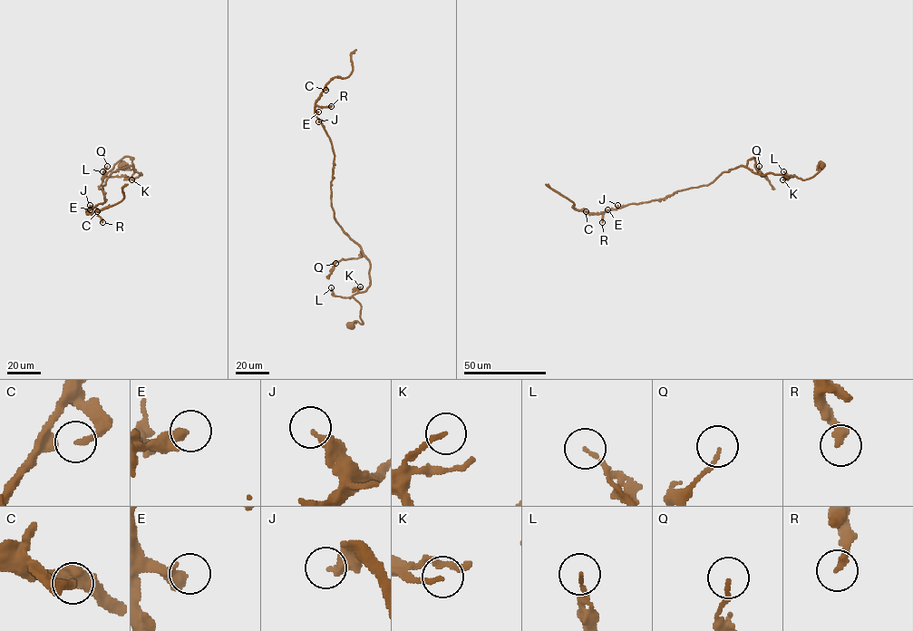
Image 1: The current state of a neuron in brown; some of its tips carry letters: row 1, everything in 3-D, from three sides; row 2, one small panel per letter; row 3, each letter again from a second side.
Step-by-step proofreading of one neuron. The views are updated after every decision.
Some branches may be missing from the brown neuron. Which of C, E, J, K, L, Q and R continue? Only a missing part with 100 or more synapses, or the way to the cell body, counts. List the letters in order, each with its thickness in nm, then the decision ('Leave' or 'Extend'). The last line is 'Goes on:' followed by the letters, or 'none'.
C: Thickness 190 nm. Leave
E: Thickness 440 nm. Leave
J: Thickness 320 nm. Leave
K: Thickness 160 nm. Leave
L: Thickness 120 nm. Leave
Q: Thickness 140 nm. Leave
R: Thickness 240 nm. Leave
Goes on: none

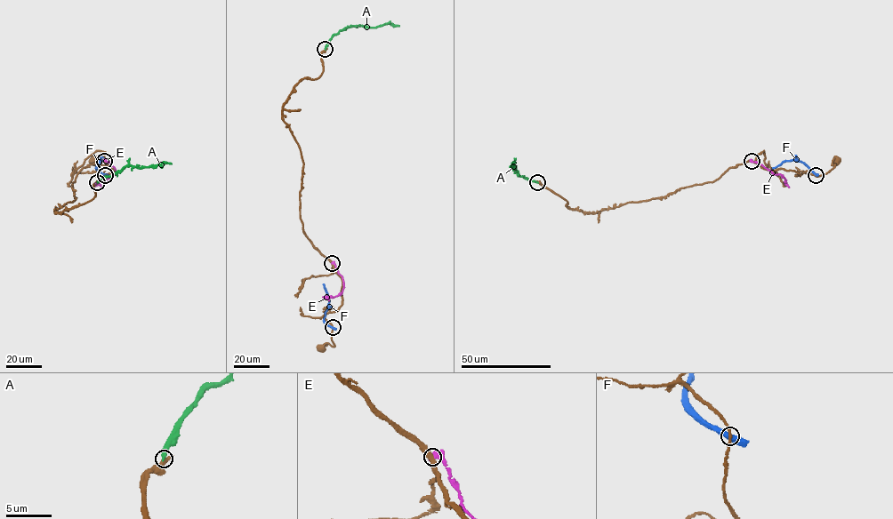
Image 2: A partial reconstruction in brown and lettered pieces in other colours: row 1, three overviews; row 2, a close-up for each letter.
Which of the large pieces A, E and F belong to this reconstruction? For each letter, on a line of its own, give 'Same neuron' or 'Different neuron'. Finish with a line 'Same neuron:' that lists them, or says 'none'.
A: Same neuron
E: Different neuron
F: Different neuron
Same neuron: A

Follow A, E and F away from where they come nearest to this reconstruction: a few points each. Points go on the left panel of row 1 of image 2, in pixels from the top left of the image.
A: (97, 182), (125, 166), (172, 163)
E: (104, 161), (115, 168), (116, 174), (95, 186)
F: (105, 176), (96, 169), (97, 162), (101, 160), (95, 168)

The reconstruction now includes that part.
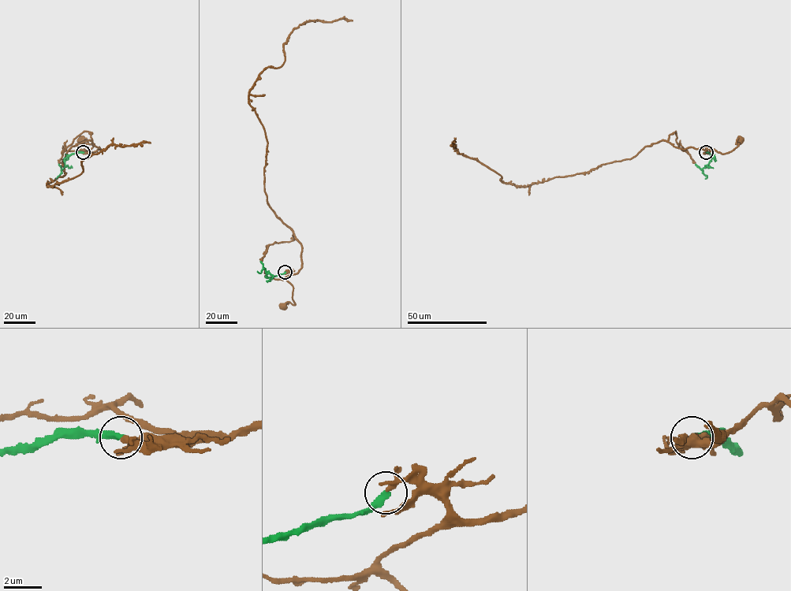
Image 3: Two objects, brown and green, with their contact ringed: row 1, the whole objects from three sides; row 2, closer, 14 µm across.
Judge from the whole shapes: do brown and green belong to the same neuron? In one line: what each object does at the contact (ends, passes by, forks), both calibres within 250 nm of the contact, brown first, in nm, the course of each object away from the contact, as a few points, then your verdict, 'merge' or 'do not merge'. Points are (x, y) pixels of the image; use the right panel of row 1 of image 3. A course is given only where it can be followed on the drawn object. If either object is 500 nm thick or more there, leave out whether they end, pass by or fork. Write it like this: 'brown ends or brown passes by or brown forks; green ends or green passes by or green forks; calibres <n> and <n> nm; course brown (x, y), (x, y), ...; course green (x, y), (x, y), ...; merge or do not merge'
brown forks; green ends; calibres 180 and 360 nm; course brown (706, 153), (714, 149), (725, 154), (733, 150), (738, 144), (736, 139), (740, 139); course green (706, 153), (711, 158), (703, 169), (707, 176), (705, 178); merge

